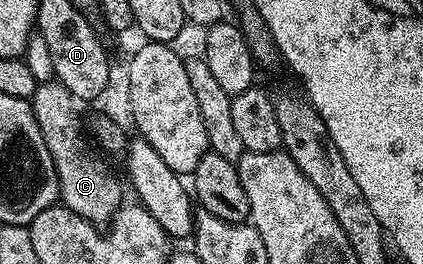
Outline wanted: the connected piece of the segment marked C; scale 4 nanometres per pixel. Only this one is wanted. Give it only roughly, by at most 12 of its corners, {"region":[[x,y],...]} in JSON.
{"region":[[60,81],[38,84],[31,104],[51,151],[60,204],[108,226],[121,185],[81,134]]}

